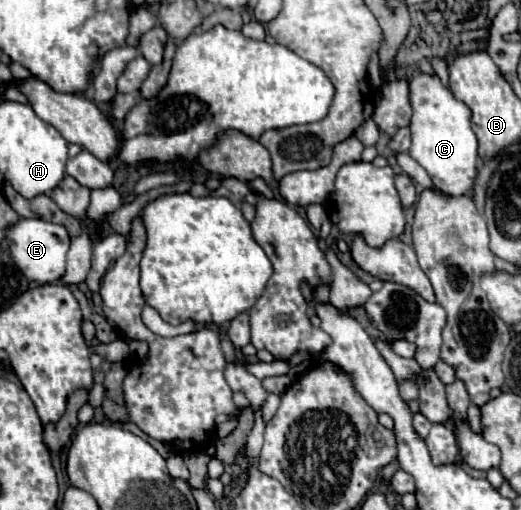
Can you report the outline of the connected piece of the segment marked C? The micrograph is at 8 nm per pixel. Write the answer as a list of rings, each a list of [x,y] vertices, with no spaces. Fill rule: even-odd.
[[[414,74],[410,80],[410,104],[412,104],[412,146],[410,156],[430,174],[434,186],[446,194],[462,196],[472,192],[478,162],[478,140],[470,124],[470,108],[454,98],[448,86],[440,82],[436,74]]]

